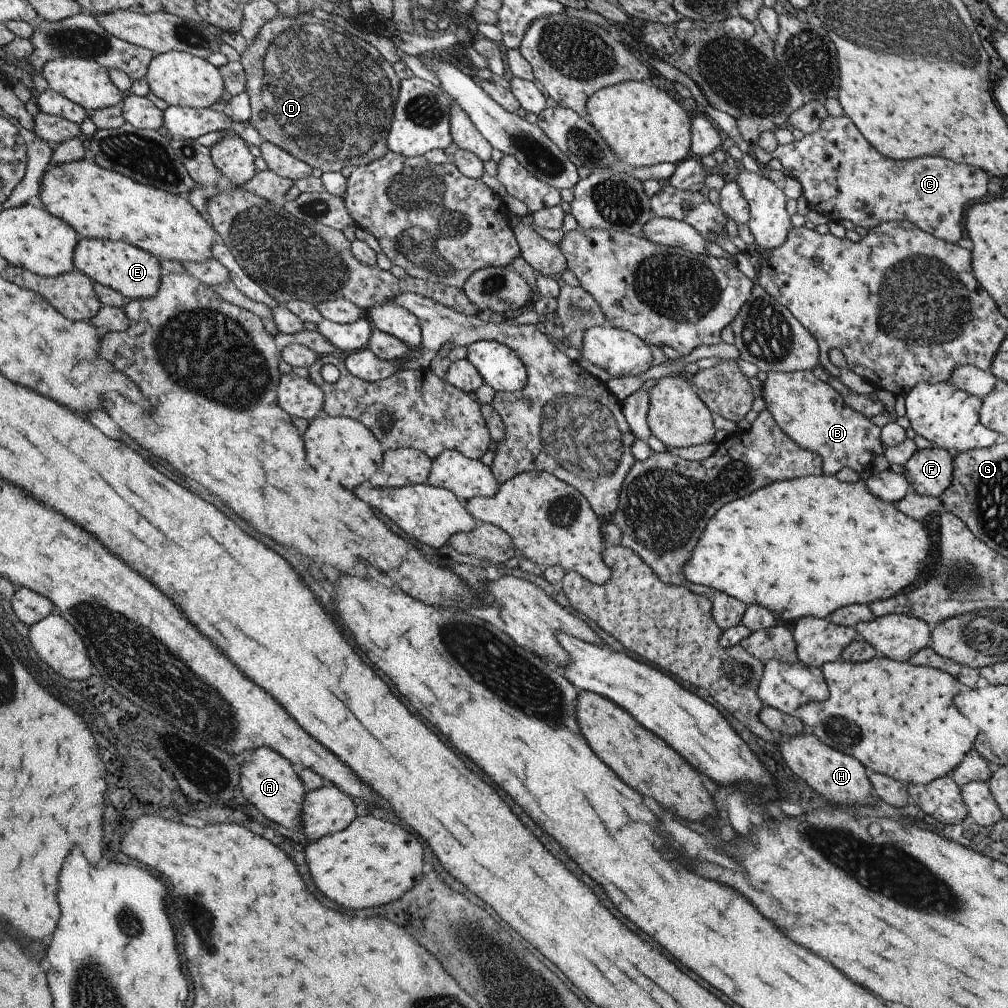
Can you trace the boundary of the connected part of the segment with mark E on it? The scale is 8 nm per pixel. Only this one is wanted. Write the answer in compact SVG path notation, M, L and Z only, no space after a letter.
M80 239L74 252L76 270L89 274L96 283L117 290L126 298L145 299L156 296L160 284L158 257L141 247L112 239Z

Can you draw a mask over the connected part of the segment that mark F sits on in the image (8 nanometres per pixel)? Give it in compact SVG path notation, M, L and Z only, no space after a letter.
M938 445L930 449L918 449L906 462L908 478L913 484L910 484L910 490L939 497L952 482L954 459L948 450Z

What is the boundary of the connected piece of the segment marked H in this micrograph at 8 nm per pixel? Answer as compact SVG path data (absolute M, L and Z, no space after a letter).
M806 731L796 738L782 736L780 752L790 766L790 770L797 774L810 786L830 802L830 804L842 804L842 806L856 806L856 804L872 804L878 797L873 792L873 787L864 771L865 766L852 755L843 753L826 743L823 743L816 735Z

